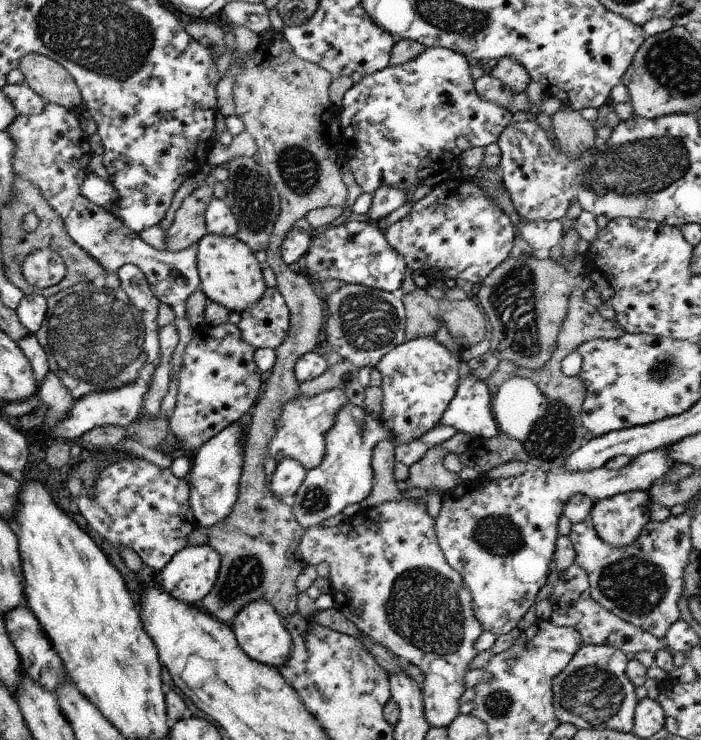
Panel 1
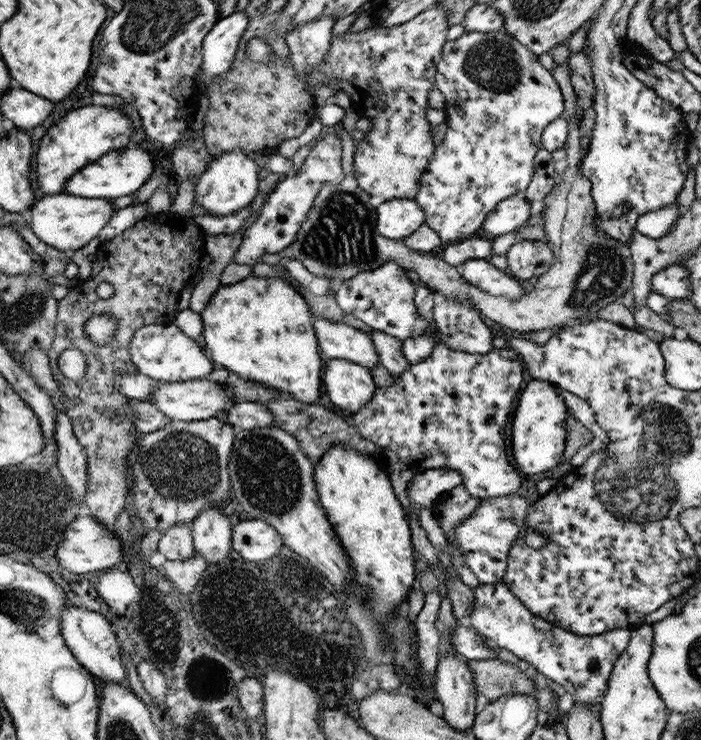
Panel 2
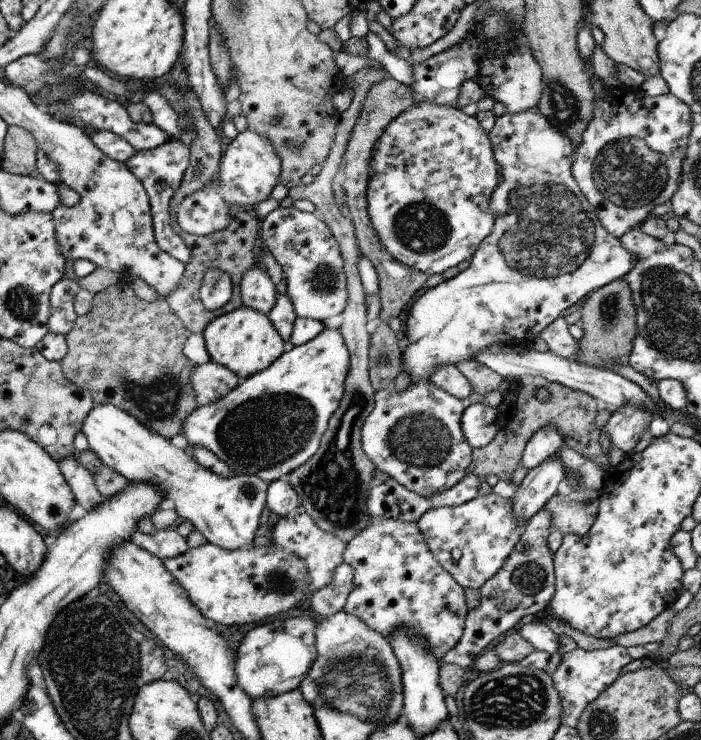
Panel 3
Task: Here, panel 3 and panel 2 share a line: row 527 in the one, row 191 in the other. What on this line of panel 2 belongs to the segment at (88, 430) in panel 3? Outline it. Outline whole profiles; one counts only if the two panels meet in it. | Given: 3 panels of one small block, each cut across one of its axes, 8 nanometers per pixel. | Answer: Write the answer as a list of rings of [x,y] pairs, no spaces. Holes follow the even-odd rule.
[[[232,150],[214,158],[208,168],[198,179],[198,183],[194,184],[194,203],[200,208],[206,210],[206,215],[212,217],[225,217],[233,215],[242,208],[250,207],[250,202],[254,200],[258,194],[258,173],[259,169],[254,162],[254,158],[250,158],[249,154],[242,150]]]

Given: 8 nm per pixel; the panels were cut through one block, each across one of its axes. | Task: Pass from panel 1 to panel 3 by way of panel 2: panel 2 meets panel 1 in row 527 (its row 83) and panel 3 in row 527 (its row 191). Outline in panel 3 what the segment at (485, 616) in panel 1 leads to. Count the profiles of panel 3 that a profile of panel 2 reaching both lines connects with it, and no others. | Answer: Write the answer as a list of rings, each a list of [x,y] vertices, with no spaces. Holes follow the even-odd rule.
[[[493,492],[486,496],[478,495],[460,506],[428,510],[416,523],[436,562],[446,572],[450,572],[450,576],[462,588],[474,590],[482,588],[486,580],[504,566],[504,560],[518,544],[521,533],[526,529],[525,522],[520,524],[516,520],[512,499]]]

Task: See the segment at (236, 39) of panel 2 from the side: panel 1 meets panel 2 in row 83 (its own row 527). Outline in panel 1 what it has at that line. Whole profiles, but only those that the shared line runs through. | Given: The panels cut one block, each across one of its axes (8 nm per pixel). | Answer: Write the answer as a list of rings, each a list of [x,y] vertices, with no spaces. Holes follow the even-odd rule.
[[[234,422],[205,442],[192,457],[191,469],[187,477],[190,486],[189,500],[199,526],[209,529],[232,512],[242,474],[245,433],[240,423]]]

